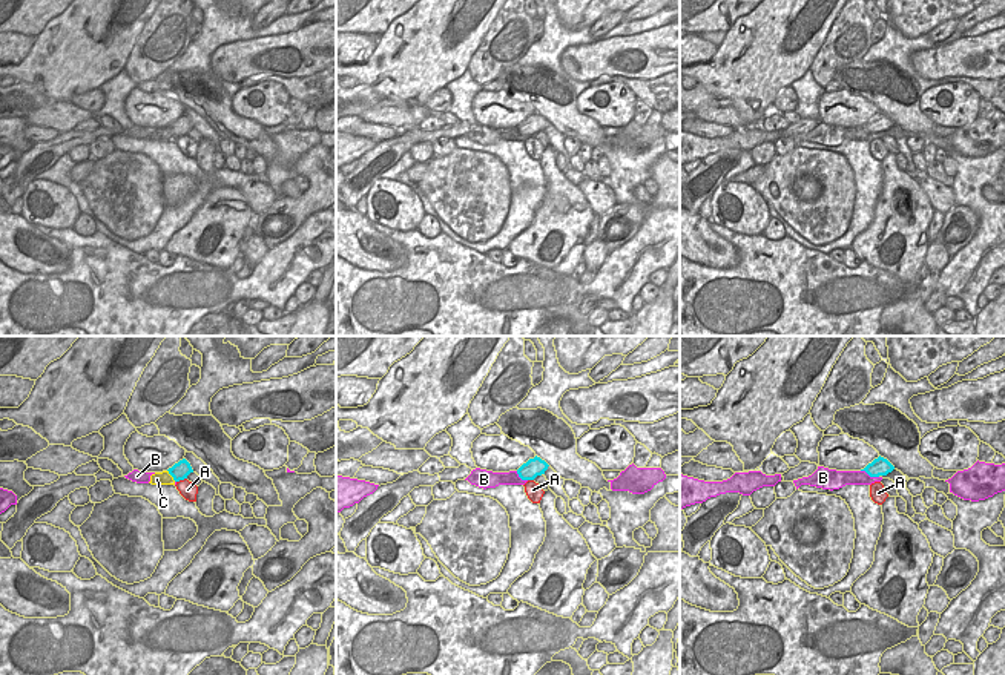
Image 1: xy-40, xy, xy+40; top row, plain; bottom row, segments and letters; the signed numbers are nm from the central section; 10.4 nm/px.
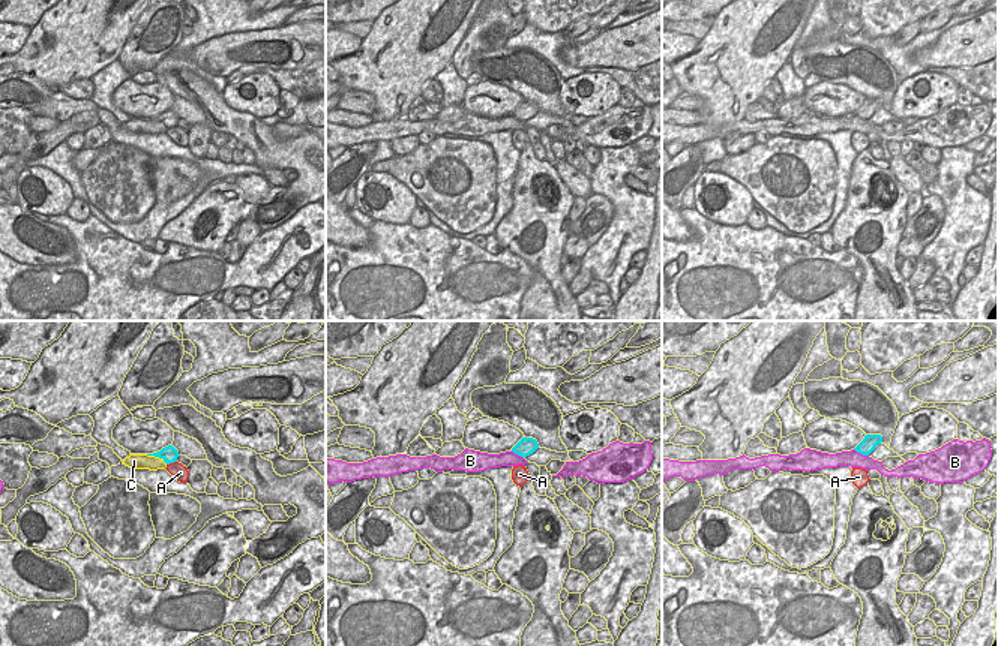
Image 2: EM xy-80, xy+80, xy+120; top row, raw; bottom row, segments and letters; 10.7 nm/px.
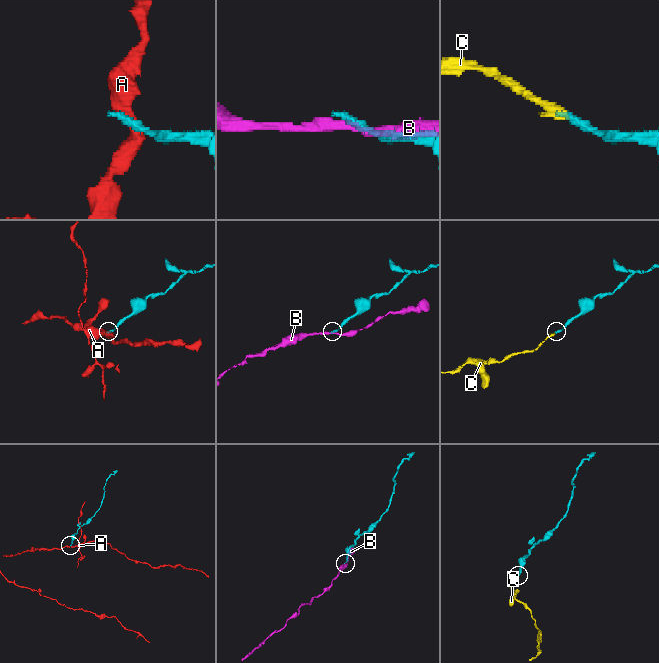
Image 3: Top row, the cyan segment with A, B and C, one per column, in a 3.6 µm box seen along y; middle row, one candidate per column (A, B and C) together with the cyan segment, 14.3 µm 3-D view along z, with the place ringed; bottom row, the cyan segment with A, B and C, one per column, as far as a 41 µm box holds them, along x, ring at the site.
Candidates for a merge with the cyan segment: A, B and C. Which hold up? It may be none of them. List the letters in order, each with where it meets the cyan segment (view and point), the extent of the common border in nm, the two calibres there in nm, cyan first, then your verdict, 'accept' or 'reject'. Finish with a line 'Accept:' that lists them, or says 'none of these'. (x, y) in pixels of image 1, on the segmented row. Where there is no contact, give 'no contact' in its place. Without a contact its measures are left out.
A: meets cyan in xy-40 at (181, 479); contact 120 nm long; 190 nm thick on the cyan side, 180 nm on the other; reject
B: meets cyan in xy+40 at (870, 476); contact 200 nm long; 190 nm thick on the cyan side, 160 nm on the other; reject
C: meets cyan in xy-40 at (171, 474); contact 150 nm long; 190 nm thick on the cyan side, 140 nm on the other; accept
Accept: C

